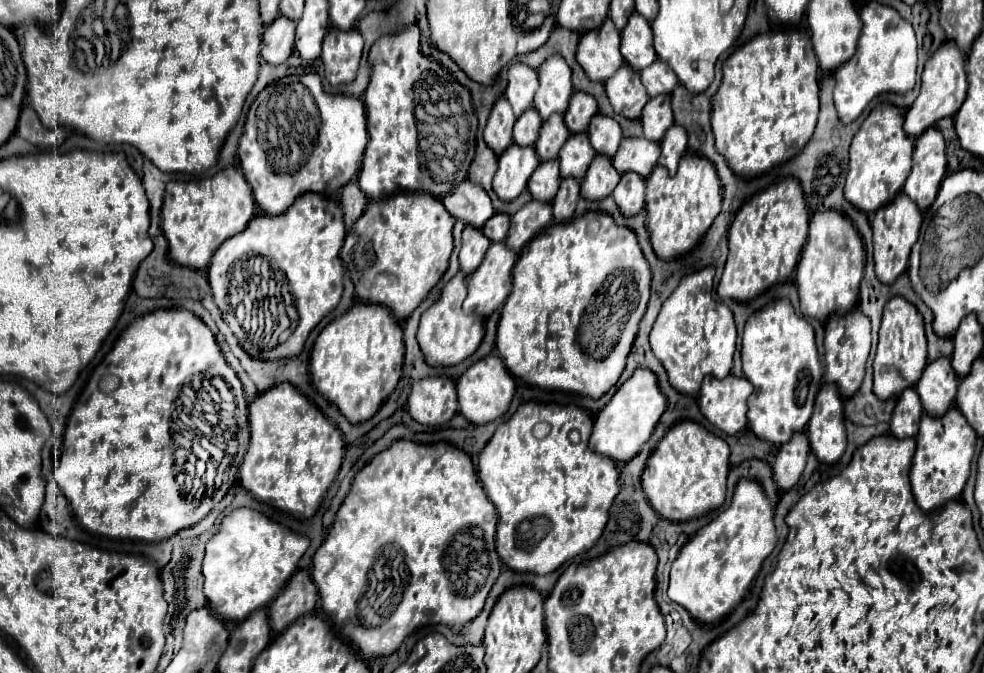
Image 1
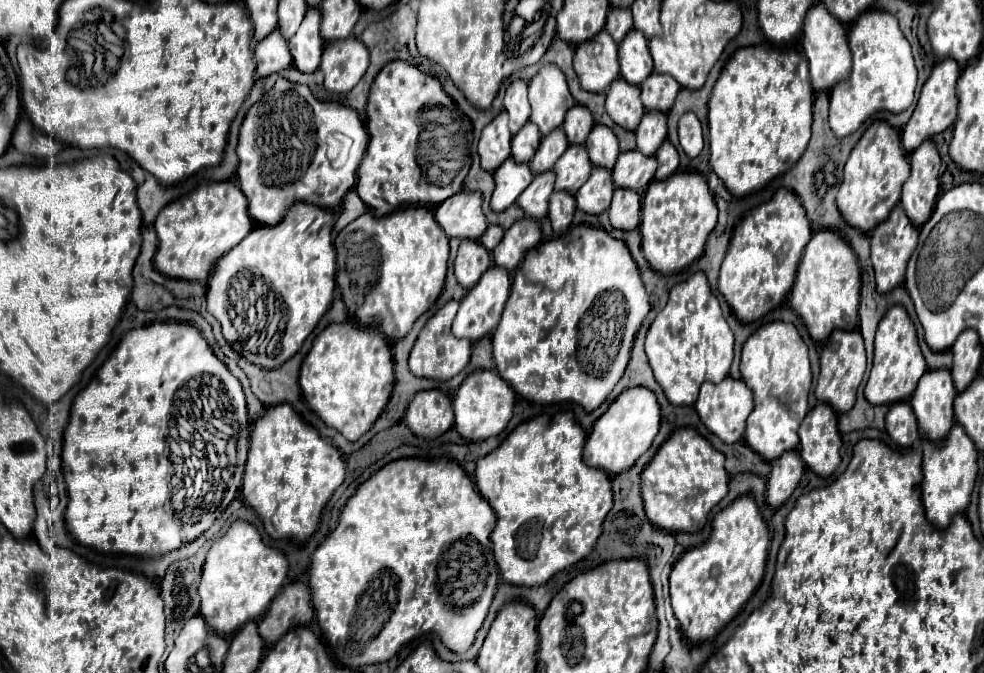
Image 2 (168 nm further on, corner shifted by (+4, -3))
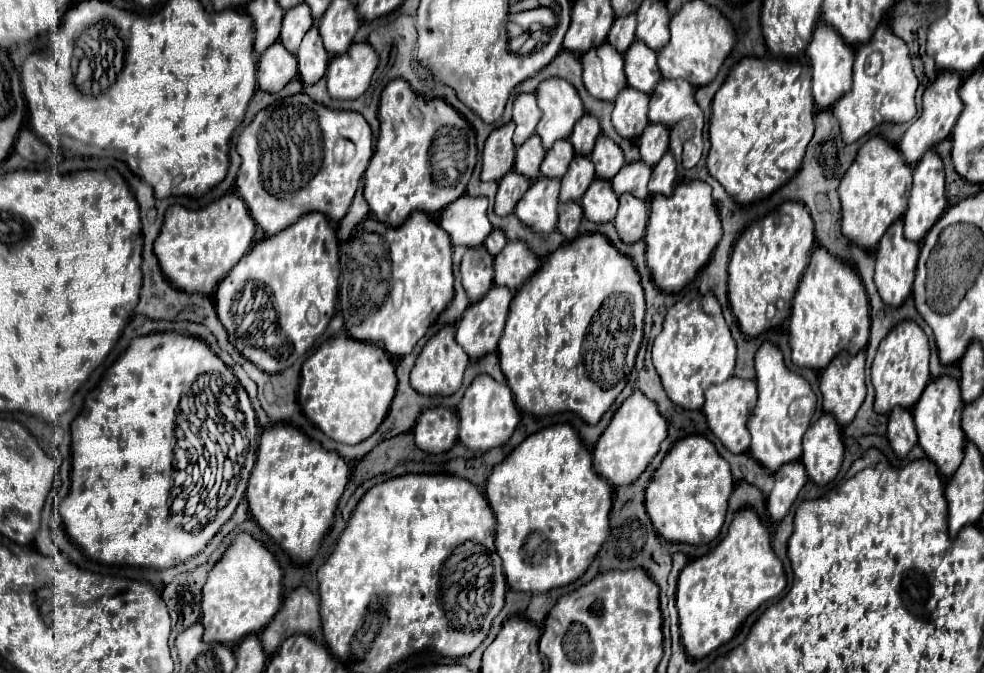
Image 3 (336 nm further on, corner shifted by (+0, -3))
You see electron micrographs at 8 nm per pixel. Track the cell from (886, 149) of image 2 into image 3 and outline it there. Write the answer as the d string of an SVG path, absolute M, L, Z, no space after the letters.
M883 137L869 139L857 153L855 163L845 173L839 185L841 197L841 233L851 245L861 249L877 247L889 225L903 217L911 191L911 167L903 163L901 153L895 145Z

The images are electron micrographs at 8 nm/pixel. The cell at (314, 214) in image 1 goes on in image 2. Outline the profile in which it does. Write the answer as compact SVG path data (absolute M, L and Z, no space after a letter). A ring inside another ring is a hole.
M299 201L291 205L279 225L255 227L239 245L215 263L207 285L207 311L221 323L227 343L231 343L233 349L249 363L263 369L281 367L301 349L305 337L331 307L335 293L335 247L331 239L333 225L335 215L331 211ZM239 273L255 273L255 277L263 277L263 281L267 281L267 289L271 289L271 293L279 293L279 301L283 301L283 309L287 309L283 333L279 333L279 341L275 341L275 349L271 349L271 353L259 353L259 349L251 353L255 337L247 337L243 329L235 329L235 321L231 321L231 313L227 313L227 309L231 309L231 281L235 281Z

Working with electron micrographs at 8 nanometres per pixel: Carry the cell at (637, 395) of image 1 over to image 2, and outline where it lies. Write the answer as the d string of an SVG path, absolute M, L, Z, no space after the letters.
M629 387L623 389L621 395L609 405L609 409L595 421L593 431L585 443L583 459L591 467L599 467L609 475L619 475L629 469L653 443L661 423L659 403L651 389Z

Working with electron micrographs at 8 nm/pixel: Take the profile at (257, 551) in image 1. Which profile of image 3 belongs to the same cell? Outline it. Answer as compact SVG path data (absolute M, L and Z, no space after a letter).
M239 533L223 559L211 569L209 579L203 585L203 641L235 645L247 635L261 633L281 607L281 575L281 567L273 553L269 553L249 533Z

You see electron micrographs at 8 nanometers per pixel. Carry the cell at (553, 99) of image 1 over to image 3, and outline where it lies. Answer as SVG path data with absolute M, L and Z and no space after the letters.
M559 77L543 81L535 97L543 111L535 133L541 137L543 147L551 149L555 141L571 135L573 125L585 115L585 109L575 87Z

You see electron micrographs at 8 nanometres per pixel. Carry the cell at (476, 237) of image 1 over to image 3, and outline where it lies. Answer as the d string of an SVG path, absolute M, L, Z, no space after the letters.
M469 247L461 261L463 287L471 299L477 303L493 285L493 257L481 247Z

